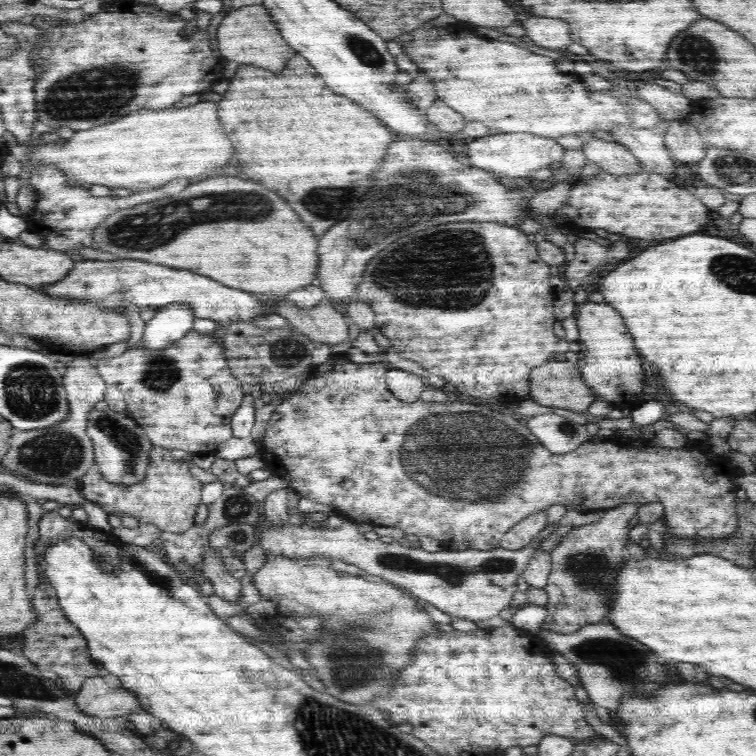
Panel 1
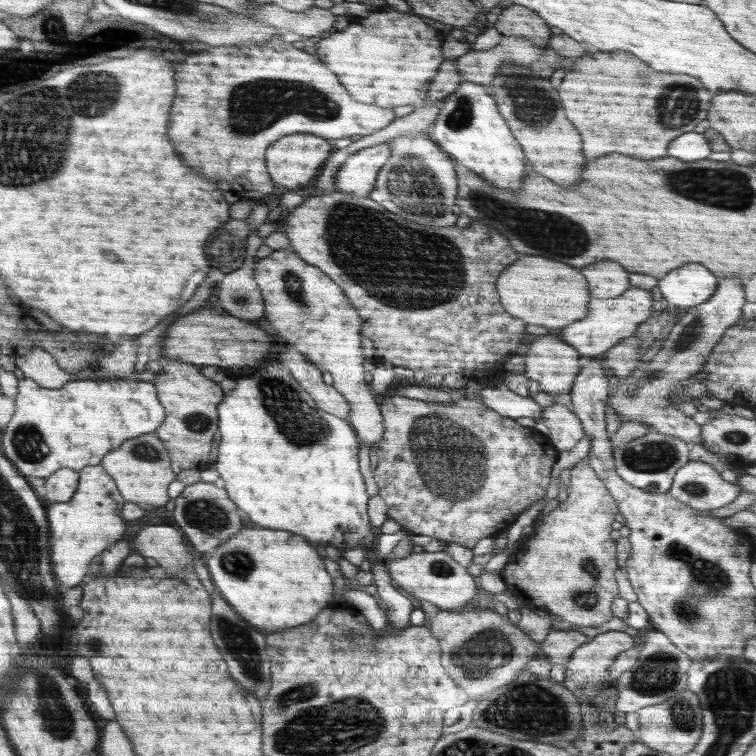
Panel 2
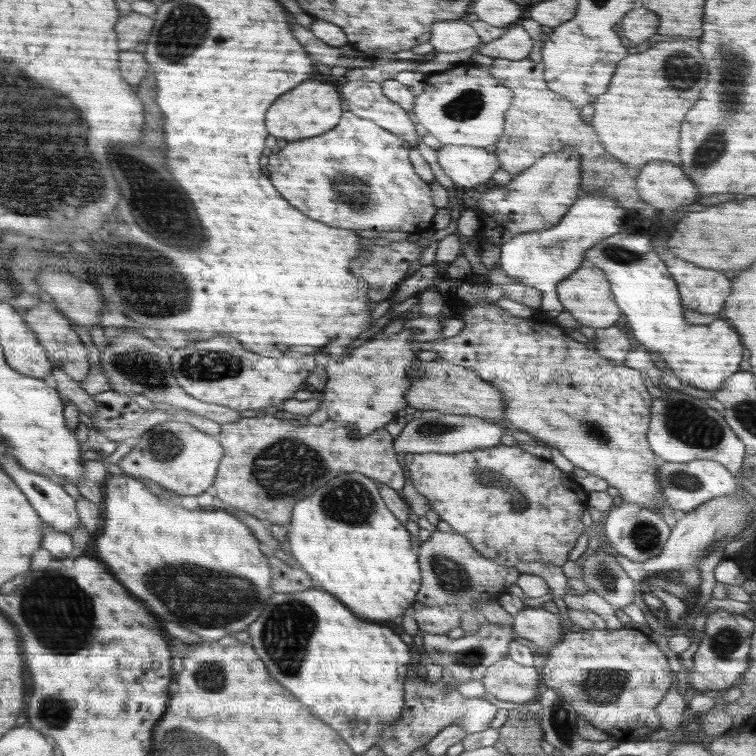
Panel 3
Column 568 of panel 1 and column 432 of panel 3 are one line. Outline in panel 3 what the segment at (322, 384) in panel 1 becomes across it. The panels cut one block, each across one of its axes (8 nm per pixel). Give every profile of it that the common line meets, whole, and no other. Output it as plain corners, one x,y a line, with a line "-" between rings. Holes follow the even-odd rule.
500,444
492,446
492,448
480,448
480,450
462,451
459,453
412,453
404,454
403,460
405,466
410,470
412,484
418,493
426,497
430,503
430,509
433,510
441,520
448,522
453,528
453,533
462,534
470,545
478,551
484,558
489,558
498,564
515,568
518,562
551,562
556,566
562,566
568,560
568,553
576,546
576,541
585,530
582,524
581,517
584,511
587,510
588,496
580,484
576,483
574,478
558,469
558,467
551,461
541,457
536,457
517,445
508,446
-
516,498
524,498
524,506
520,504
520,508
514,508

